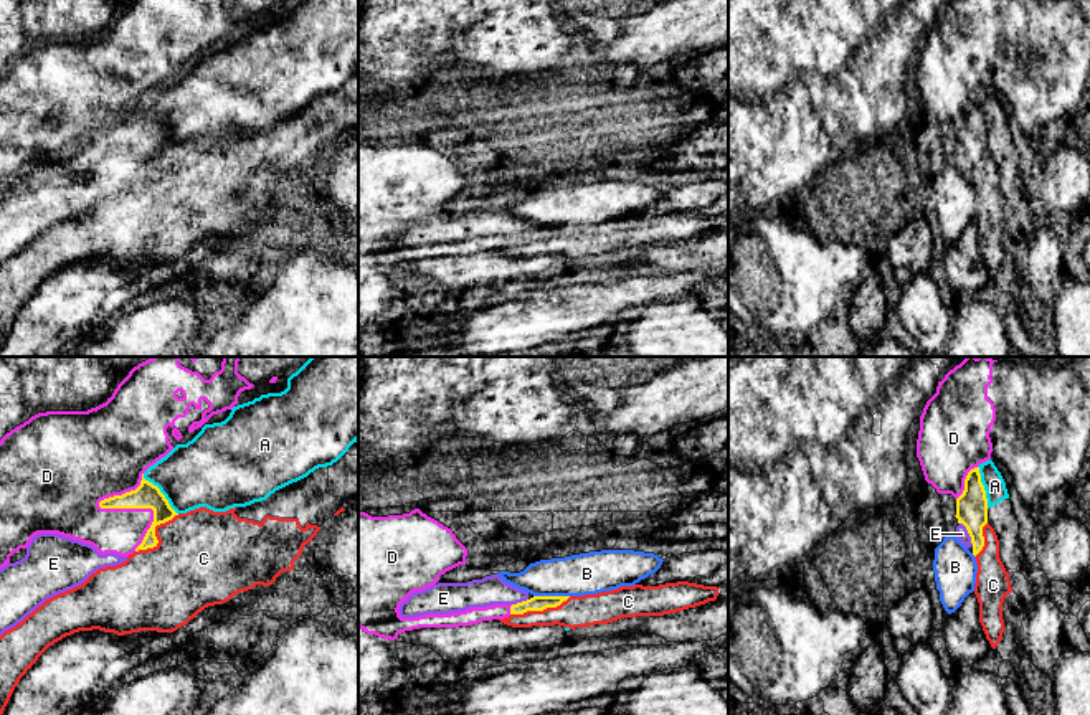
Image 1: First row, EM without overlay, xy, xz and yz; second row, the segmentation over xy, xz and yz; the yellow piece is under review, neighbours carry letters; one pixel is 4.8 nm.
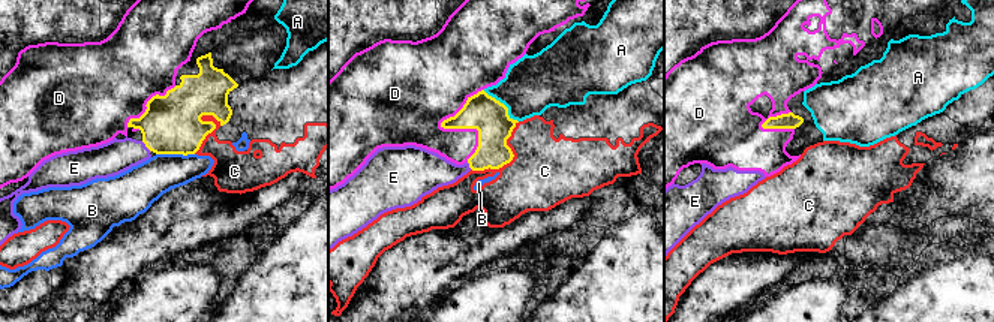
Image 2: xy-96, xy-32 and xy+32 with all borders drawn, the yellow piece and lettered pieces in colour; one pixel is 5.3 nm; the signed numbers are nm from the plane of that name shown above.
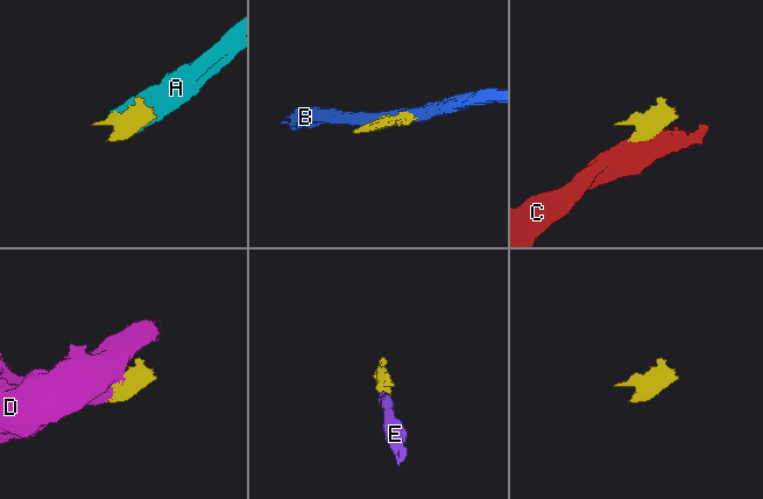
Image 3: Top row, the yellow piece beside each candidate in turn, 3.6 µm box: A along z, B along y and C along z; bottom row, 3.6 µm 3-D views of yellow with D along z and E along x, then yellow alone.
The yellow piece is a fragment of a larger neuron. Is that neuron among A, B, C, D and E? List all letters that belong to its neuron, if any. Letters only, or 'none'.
E

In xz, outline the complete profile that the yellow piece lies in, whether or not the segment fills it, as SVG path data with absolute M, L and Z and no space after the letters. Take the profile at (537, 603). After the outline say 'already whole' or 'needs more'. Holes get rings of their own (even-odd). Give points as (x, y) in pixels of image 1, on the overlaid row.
M499 575L467 583L438 583L423 591L411 593L400 604L401 618L418 618L424 614L449 614L471 608L486 608L492 604L509 604L510 614L527 611L543 611L557 608L570 596L533 596L505 583Z | needs more

